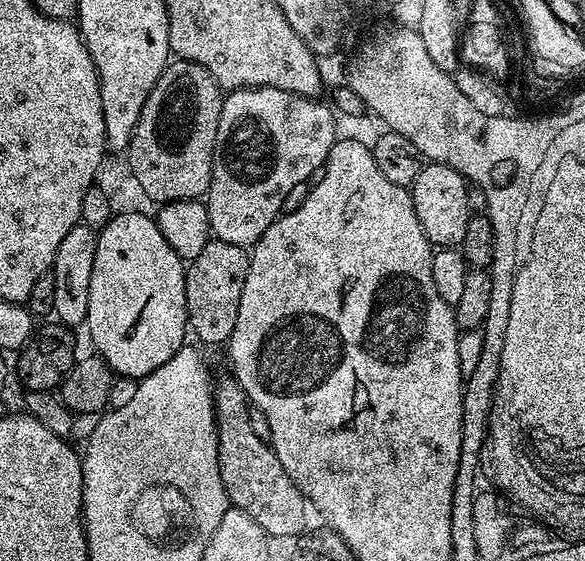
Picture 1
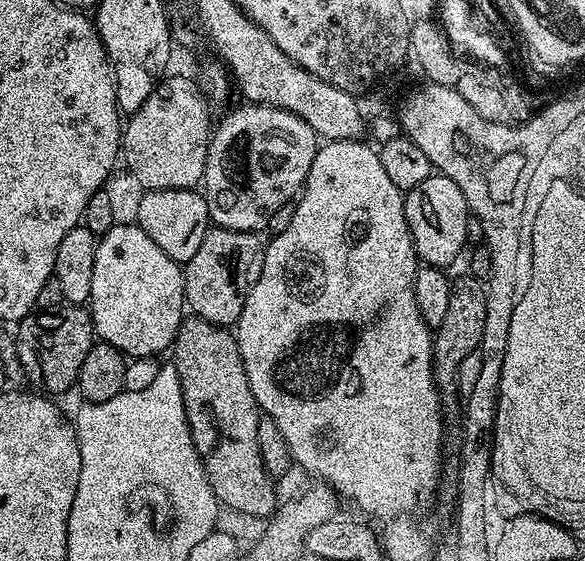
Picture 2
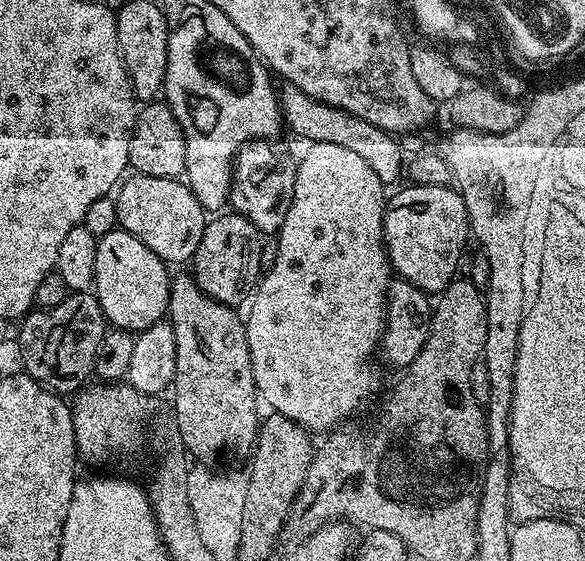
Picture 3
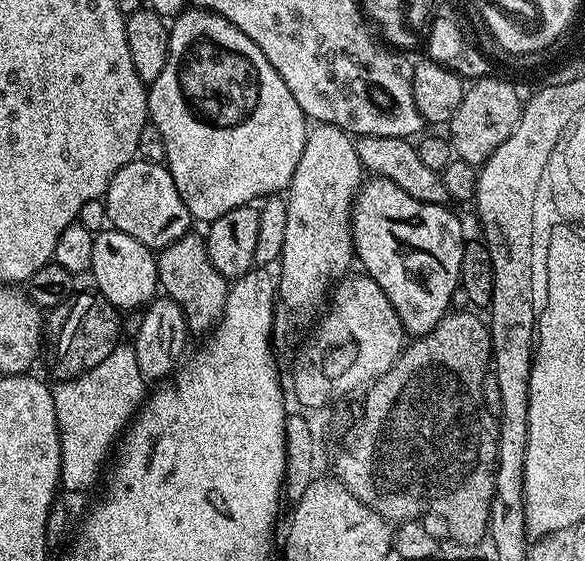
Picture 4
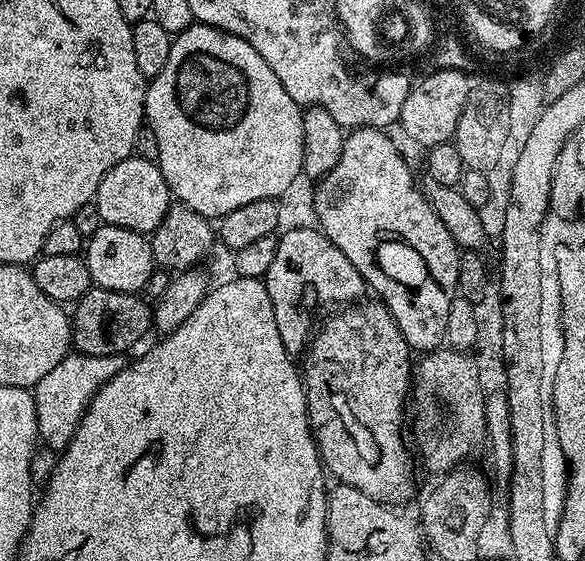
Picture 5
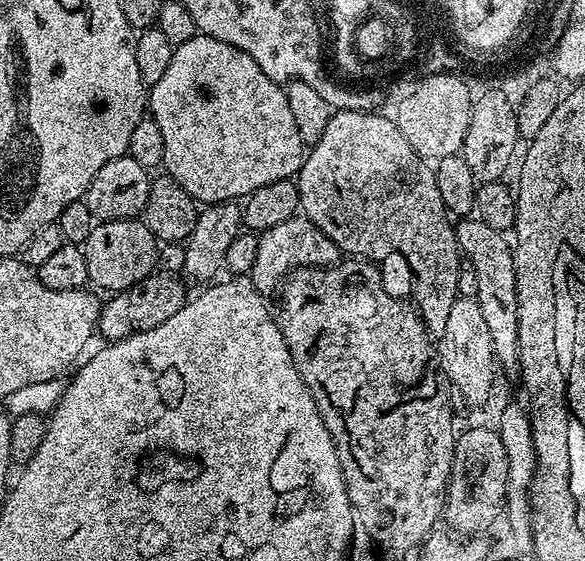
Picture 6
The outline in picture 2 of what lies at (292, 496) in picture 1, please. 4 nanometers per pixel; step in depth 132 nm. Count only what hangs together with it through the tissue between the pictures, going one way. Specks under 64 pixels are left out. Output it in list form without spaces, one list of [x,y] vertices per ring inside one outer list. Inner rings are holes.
[[[188,318],[180,325],[170,349],[170,356],[182,386],[186,422],[190,426],[196,449],[203,458],[207,480],[216,494],[216,499],[228,510],[241,510],[262,519],[271,517],[278,507],[278,499],[276,500],[276,494],[270,484],[272,480],[263,464],[258,445],[258,424],[262,413],[257,408],[256,399],[250,390],[250,382],[246,378],[235,335],[227,327],[199,318]]]

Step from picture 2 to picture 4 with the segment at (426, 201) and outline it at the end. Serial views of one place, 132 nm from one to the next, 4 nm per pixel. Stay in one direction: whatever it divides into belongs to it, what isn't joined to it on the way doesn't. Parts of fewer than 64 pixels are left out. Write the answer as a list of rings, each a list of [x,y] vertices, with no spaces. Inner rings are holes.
[[[368,178],[360,185],[360,191],[356,193],[356,201],[352,204],[352,241],[356,247],[356,260],[364,263],[363,271],[374,278],[374,282],[378,282],[378,286],[382,286],[382,290],[390,298],[390,302],[394,306],[394,310],[398,314],[398,318],[404,324],[405,333],[409,337],[415,338],[425,336],[430,330],[434,330],[434,326],[438,326],[438,322],[444,316],[447,316],[451,309],[451,295],[455,287],[460,286],[460,271],[462,270],[462,250],[466,241],[463,238],[462,222],[457,213],[451,212],[451,207],[443,204],[427,204],[418,198],[414,198],[410,194],[406,194],[406,190],[398,190],[398,186],[394,186],[392,180],[381,180],[379,178]]]

